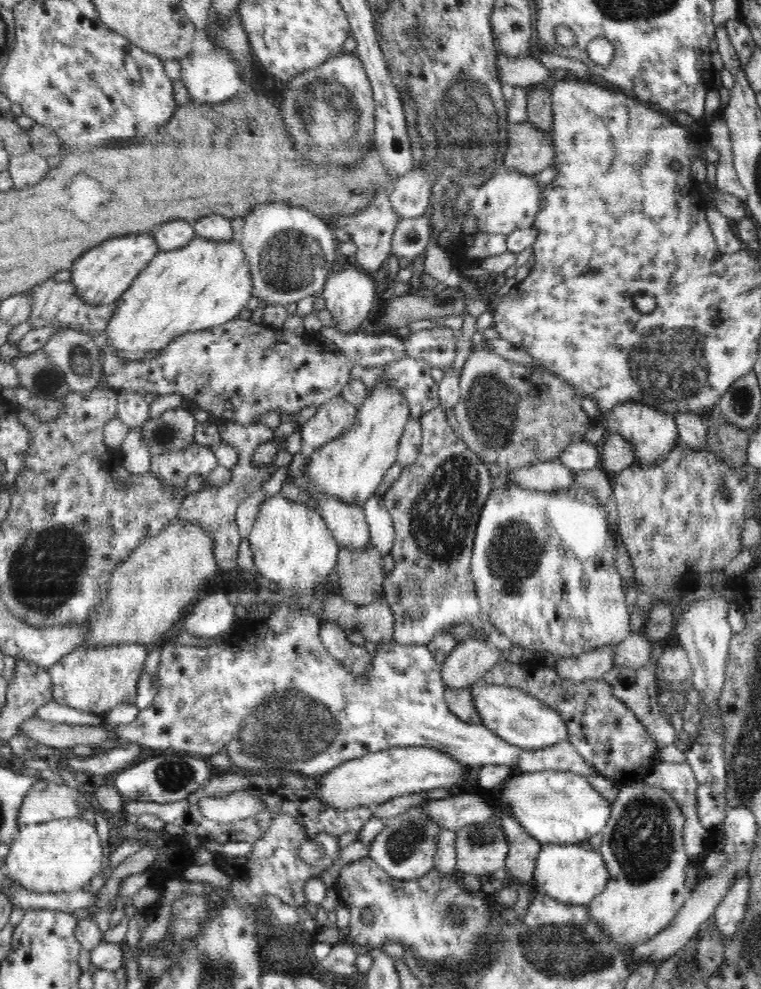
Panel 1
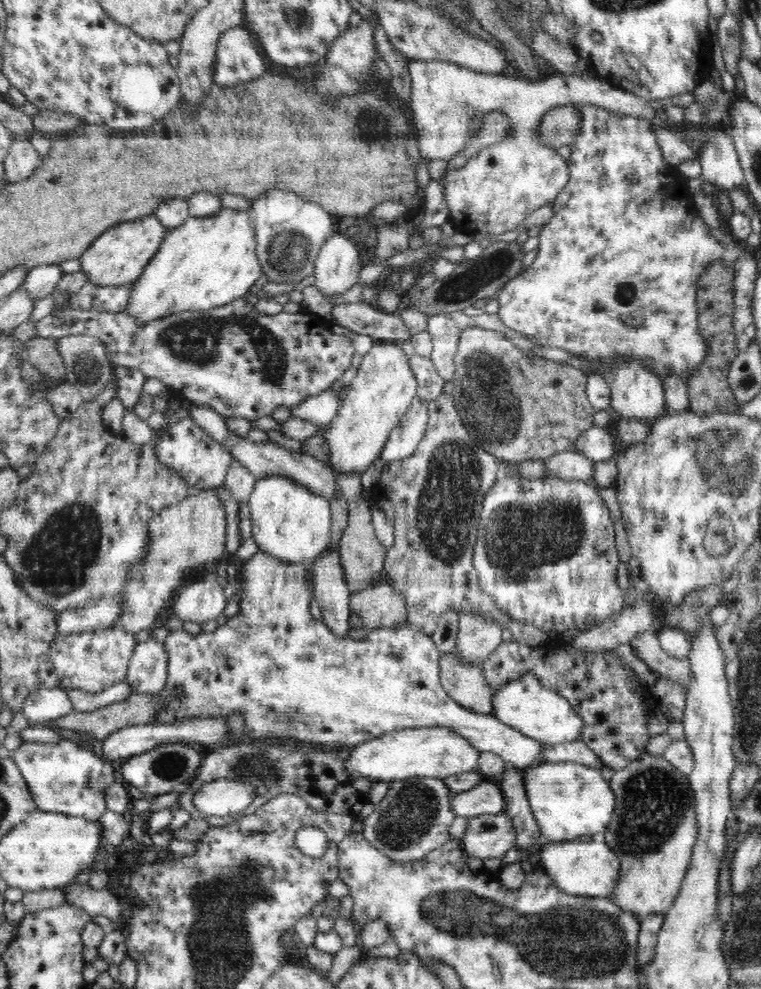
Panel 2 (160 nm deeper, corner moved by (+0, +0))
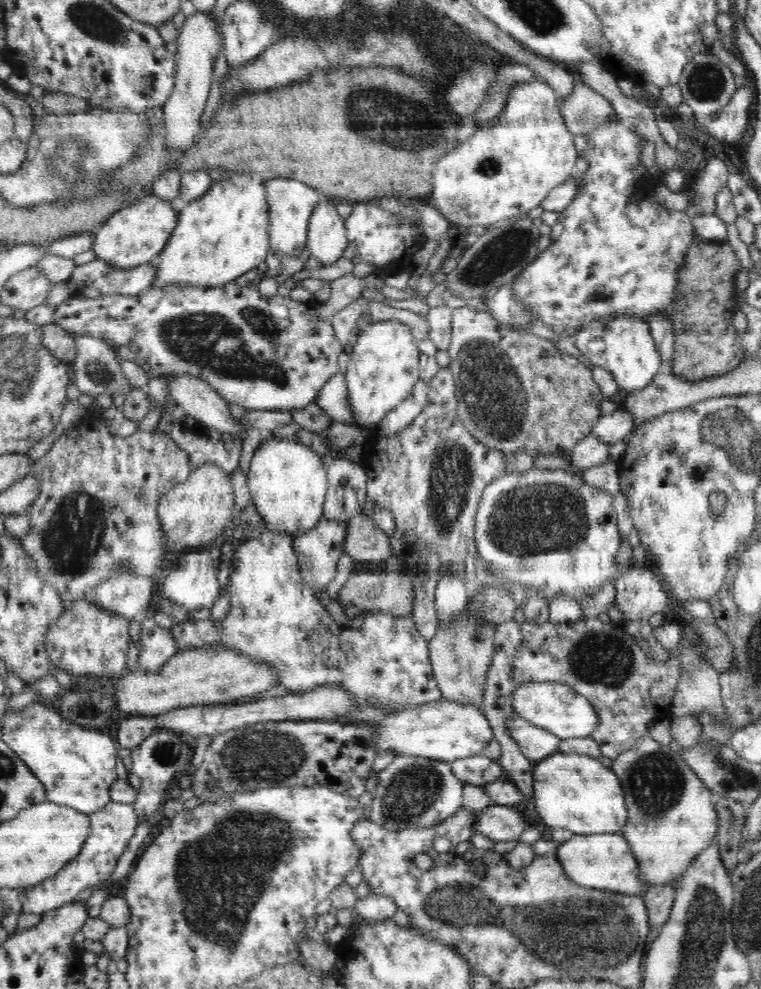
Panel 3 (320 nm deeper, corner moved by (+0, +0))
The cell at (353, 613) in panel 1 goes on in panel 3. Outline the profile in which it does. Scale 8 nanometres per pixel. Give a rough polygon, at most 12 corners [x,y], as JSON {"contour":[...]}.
{"contour":[[356,572],[336,596],[363,614],[410,617],[411,576]]}

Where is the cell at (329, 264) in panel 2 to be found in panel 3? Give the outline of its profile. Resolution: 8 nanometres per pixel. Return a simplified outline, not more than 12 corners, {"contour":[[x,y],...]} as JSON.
{"contour":[[321,195],[309,218],[307,247],[320,266],[342,258],[345,221]]}

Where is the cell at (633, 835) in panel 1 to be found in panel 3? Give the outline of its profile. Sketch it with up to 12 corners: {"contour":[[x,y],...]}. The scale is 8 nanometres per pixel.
{"contour":[[642,736],[611,763],[648,888],[716,842],[712,791]]}

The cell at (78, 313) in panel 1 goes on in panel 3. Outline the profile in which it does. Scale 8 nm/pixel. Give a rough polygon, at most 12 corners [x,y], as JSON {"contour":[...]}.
{"contour":[[98,259],[66,281],[72,297],[138,296],[156,262],[122,269]]}

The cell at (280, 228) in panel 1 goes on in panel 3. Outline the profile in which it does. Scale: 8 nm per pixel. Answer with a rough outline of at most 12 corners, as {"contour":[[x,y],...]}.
{"contour":[[292,177],[265,182],[270,251],[299,255],[321,194]]}

